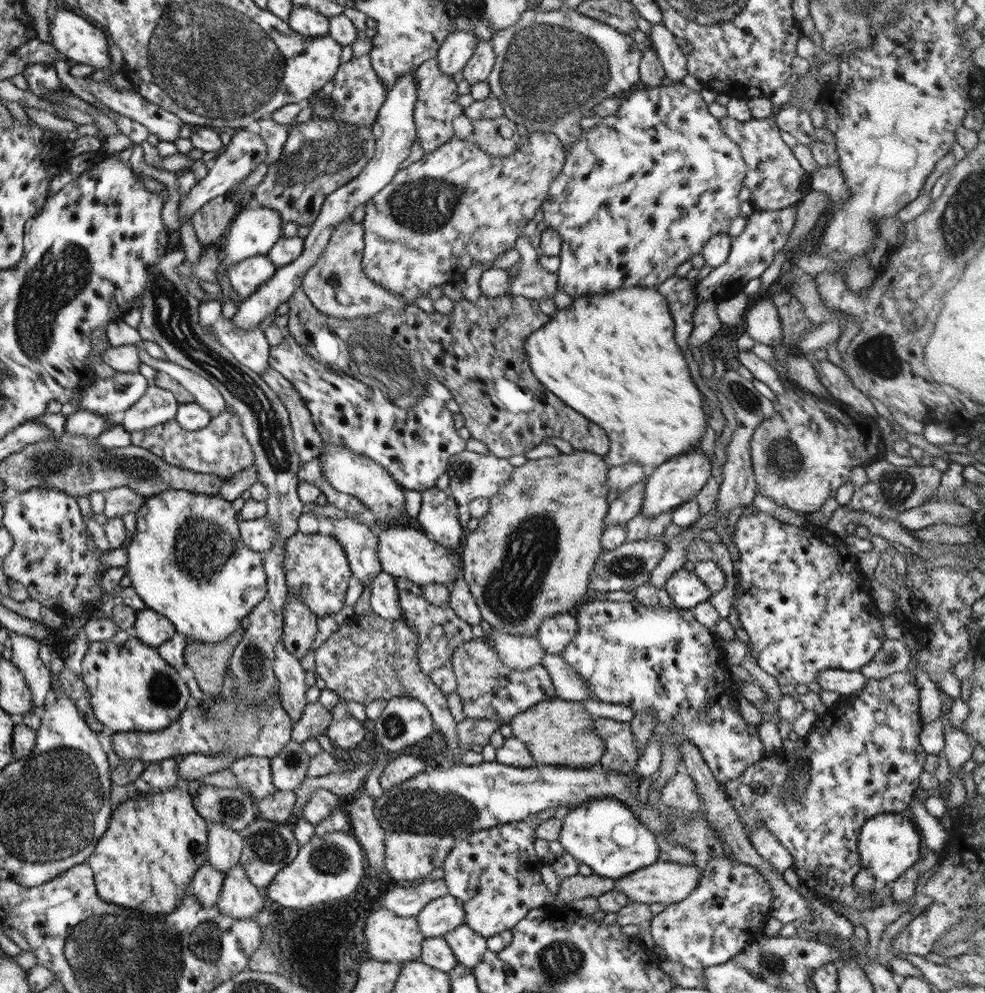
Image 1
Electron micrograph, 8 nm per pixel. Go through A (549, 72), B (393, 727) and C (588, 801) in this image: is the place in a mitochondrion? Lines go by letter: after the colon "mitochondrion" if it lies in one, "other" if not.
A: mitochondrion
B: mitochondrion
C: other

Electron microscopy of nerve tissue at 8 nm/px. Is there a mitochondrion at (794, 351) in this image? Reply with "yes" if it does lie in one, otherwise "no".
no

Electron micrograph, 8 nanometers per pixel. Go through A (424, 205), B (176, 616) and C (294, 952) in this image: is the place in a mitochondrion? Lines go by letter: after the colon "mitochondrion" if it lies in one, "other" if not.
A: mitochondrion
B: other
C: other

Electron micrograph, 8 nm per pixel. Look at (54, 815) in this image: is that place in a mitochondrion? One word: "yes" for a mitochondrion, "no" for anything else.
yes

